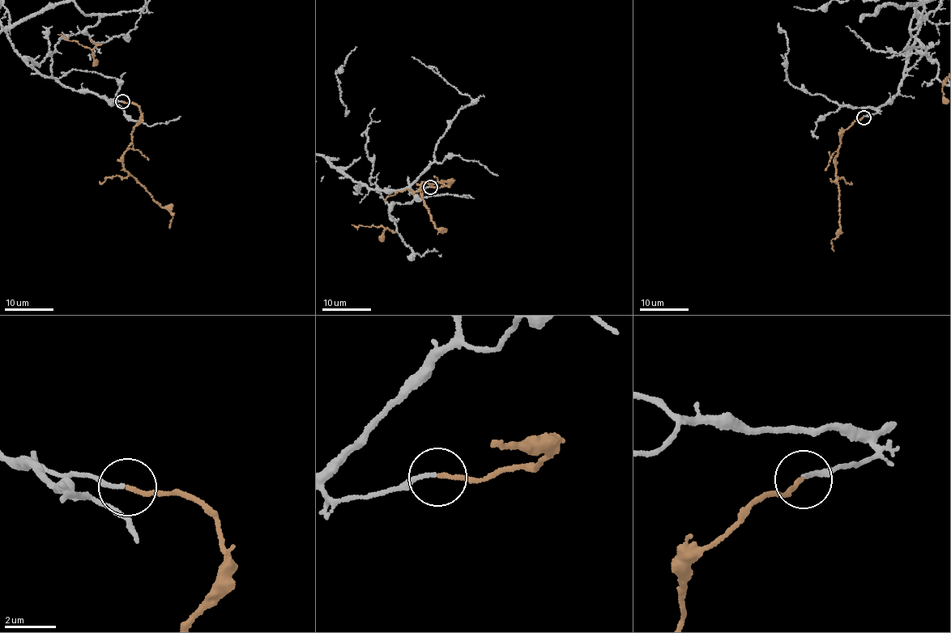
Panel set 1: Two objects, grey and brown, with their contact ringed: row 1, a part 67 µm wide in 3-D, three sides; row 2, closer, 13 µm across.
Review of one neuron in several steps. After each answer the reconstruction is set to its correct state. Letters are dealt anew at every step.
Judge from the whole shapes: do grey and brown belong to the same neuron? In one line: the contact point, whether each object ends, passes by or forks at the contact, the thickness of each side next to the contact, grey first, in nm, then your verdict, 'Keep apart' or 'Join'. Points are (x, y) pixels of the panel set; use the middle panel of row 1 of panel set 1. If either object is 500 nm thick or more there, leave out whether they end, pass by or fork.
Place: (430, 187). At the ring grey ends. At the ring brown ends. Thickness 150 nm (grey) against 160 nm. Keep apart

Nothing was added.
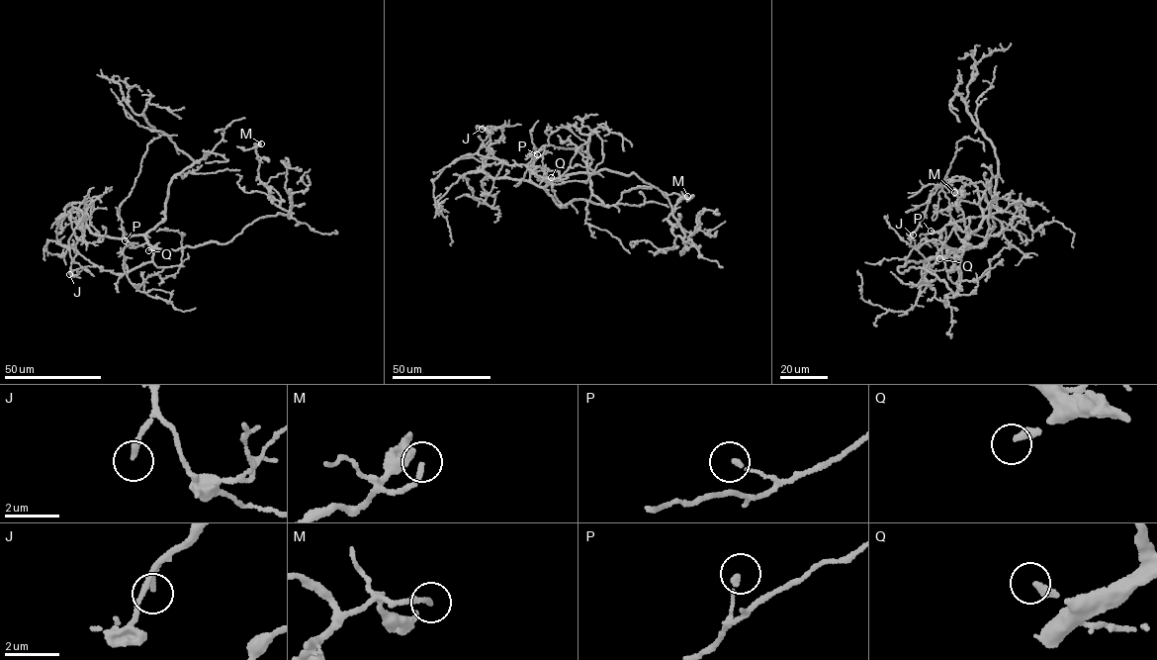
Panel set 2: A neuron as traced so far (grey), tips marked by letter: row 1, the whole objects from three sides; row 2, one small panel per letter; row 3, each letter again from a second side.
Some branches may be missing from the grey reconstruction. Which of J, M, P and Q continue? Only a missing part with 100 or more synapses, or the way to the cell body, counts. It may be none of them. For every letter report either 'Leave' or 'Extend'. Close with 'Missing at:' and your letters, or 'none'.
J: Leave
M: Leave
P: Leave
Q: Extend
Missing at: Q

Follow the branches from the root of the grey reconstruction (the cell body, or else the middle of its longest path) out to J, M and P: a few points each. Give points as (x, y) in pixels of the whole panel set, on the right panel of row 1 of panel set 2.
J: (934, 256), (957, 250), (979, 227), (984, 217), (975, 185), (965, 178), (933, 189), (924, 218), (913, 235)
M: (934, 256), (897, 269), (925, 269), (956, 295), (966, 228), (954, 192)
P: (934, 256), (950, 254), (964, 244), (950, 223), (937, 231), (931, 231)

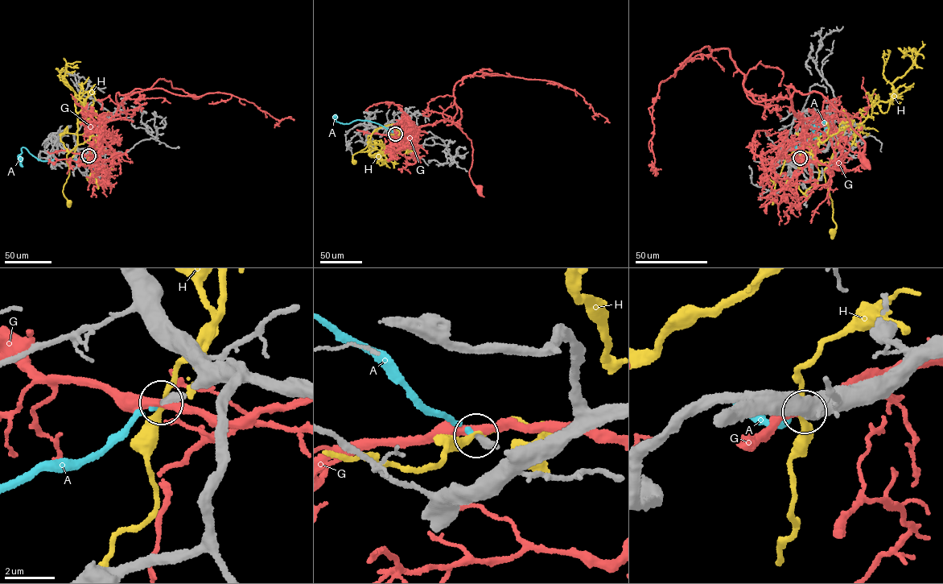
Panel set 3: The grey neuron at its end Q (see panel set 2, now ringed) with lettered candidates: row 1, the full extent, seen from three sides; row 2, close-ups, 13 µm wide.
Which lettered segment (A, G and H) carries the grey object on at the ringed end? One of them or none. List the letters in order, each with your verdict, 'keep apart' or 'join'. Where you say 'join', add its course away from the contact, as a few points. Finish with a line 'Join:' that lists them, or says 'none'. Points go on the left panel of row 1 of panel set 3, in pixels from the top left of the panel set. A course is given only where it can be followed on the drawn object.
A: join | via (88, 155), (81, 159), (42, 160), (22, 147), (20, 159)
G: keep apart
H: keep apart
Join: A

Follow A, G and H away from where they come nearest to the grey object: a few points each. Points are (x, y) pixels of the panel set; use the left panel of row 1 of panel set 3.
A: (88, 155), (81, 159), (42, 160), (22, 147), (20, 159)
G: (88, 155), (100, 151), (103, 125), (119, 104), (159, 78), (195, 97)
H: (88, 155), (96, 140), (92, 135), (67, 156), (67, 163), (72, 158), (63, 192), (70, 202)

